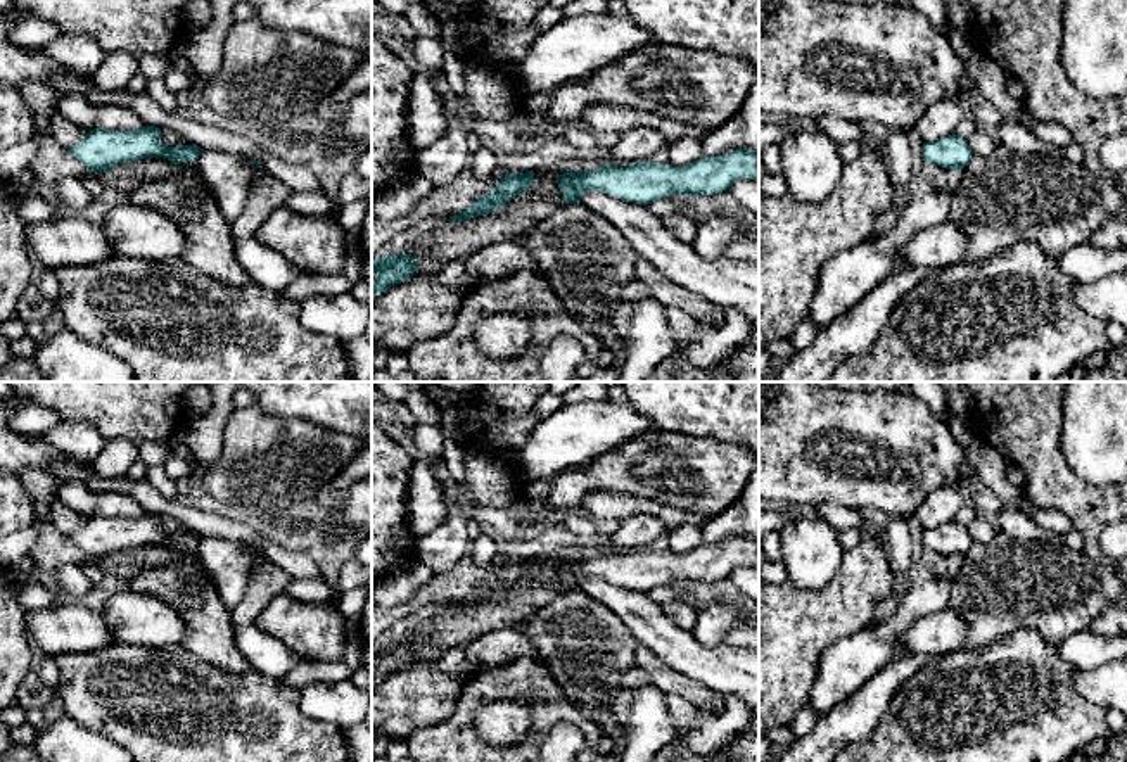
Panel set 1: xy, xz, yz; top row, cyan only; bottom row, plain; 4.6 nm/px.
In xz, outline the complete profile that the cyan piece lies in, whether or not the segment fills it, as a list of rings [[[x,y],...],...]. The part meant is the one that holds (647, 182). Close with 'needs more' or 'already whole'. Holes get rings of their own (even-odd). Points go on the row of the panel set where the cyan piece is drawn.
[[[736,149],[716,157],[704,156],[688,166],[655,164],[650,161],[631,162],[624,168],[603,164],[593,171],[577,169],[574,173],[564,173],[557,183],[564,194],[564,204],[581,202],[586,192],[598,190],[615,199],[648,206],[671,195],[712,195],[728,192],[740,180],[759,180],[759,156],[750,149]]] | already whole

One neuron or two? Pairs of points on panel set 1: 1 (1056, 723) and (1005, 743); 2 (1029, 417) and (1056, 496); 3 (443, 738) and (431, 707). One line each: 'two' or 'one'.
1: one
2: one
3: two

